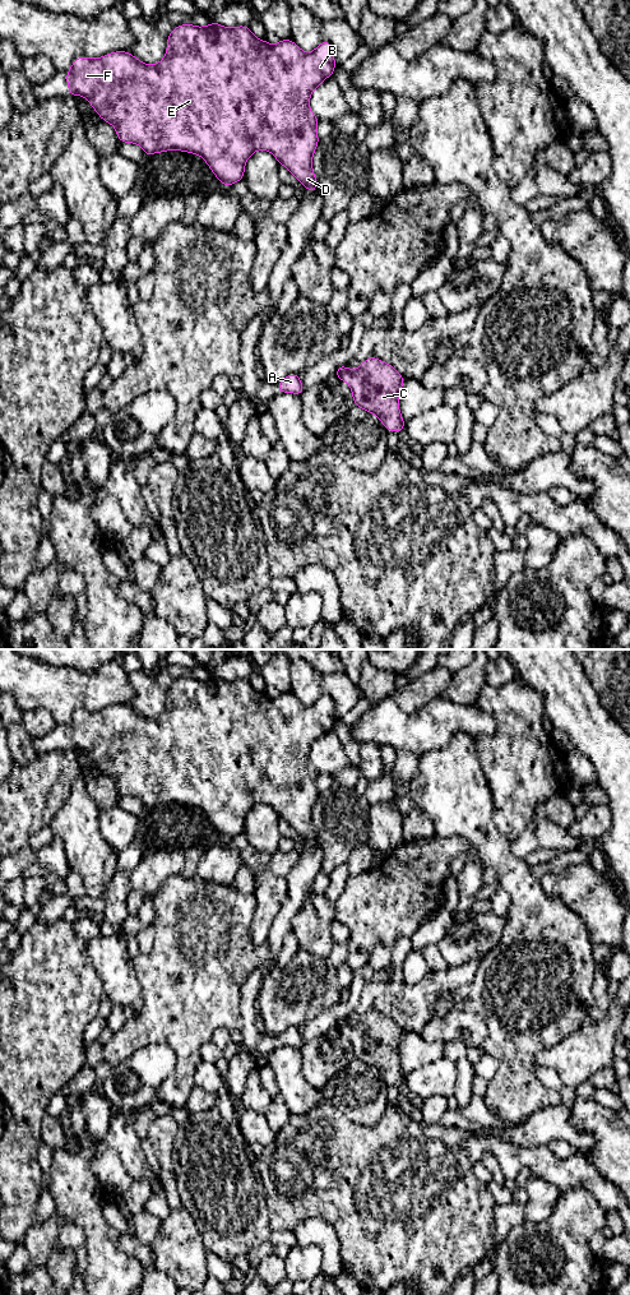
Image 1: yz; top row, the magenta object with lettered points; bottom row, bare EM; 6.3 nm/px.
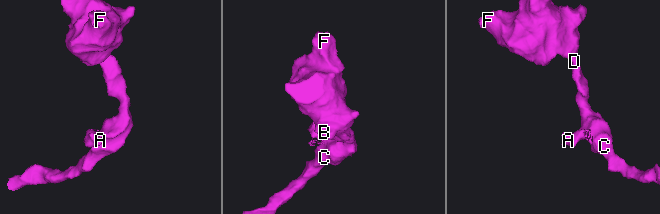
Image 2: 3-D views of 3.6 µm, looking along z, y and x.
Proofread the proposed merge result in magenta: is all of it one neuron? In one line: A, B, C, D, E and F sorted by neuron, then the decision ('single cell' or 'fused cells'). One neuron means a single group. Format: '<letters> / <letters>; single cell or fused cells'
A / B C D E F; fused cells

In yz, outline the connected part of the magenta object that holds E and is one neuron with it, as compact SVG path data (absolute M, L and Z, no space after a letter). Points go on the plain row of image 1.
M217 675L205 680L196 680L190 676L173 680L167 690L167 704L161 716L147 718L139 712L134 711L129 704L108 706L102 711L84 711L78 709L71 721L66 725L66 736L69 740L69 750L83 749L89 758L96 763L98 769L115 780L117 792L121 796L139 797L145 809L152 809L167 804L182 804L193 808L199 808L209 819L216 831L223 840L230 840L244 833L245 817L249 810L256 804L269 804L304 840L312 846L318 845L318 834L312 823L312 809L320 795L316 785L319 772L310 763L310 749L326 731L332 730L337 717L334 714L334 703L329 694L321 694L312 706L304 706L291 692L281 693L275 698L269 698L265 693L256 692L249 679L237 679L227 681Z

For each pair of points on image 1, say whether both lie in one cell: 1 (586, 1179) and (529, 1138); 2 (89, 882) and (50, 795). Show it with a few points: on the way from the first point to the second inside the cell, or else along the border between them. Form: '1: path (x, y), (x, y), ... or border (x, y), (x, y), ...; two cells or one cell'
1: border (509, 1142), (526, 1147), (546, 1146); two cells
2: border (72, 782), (72, 789), (65, 801), (49, 824); two cells

